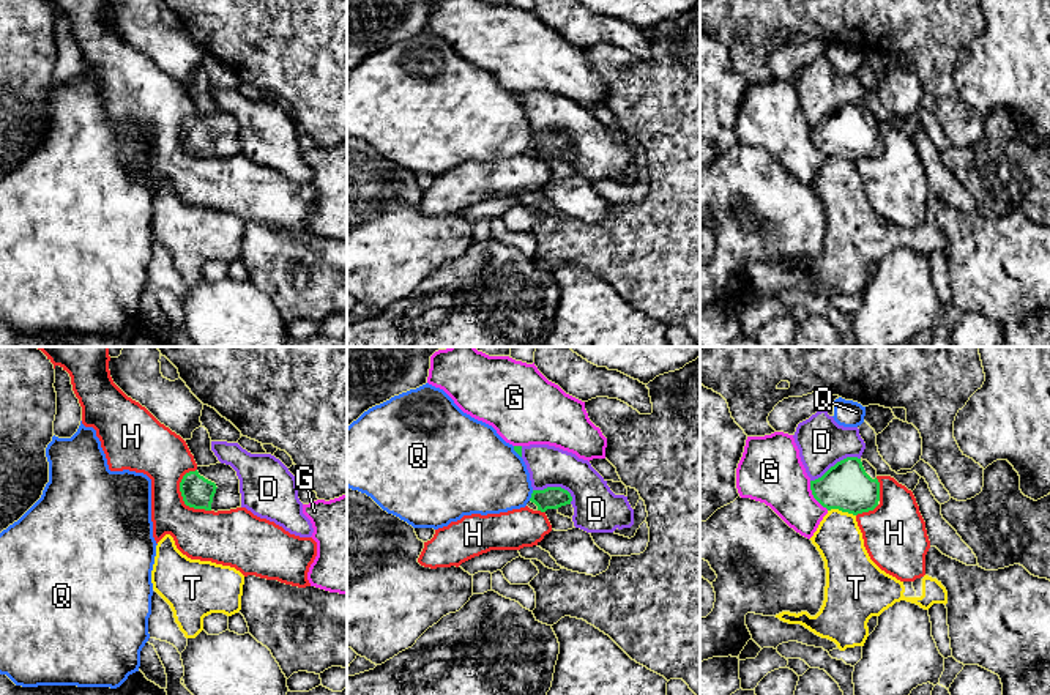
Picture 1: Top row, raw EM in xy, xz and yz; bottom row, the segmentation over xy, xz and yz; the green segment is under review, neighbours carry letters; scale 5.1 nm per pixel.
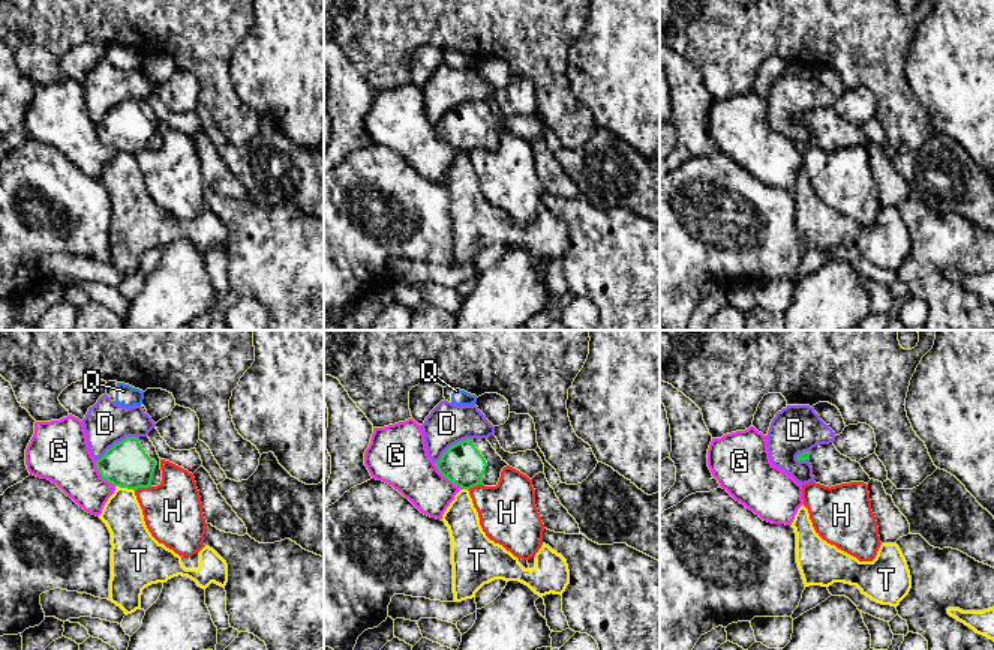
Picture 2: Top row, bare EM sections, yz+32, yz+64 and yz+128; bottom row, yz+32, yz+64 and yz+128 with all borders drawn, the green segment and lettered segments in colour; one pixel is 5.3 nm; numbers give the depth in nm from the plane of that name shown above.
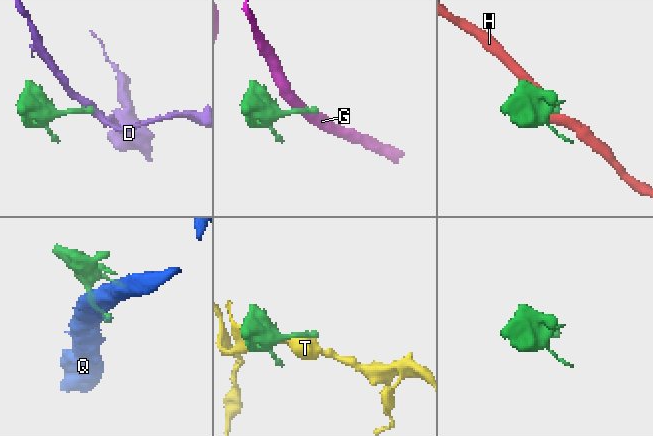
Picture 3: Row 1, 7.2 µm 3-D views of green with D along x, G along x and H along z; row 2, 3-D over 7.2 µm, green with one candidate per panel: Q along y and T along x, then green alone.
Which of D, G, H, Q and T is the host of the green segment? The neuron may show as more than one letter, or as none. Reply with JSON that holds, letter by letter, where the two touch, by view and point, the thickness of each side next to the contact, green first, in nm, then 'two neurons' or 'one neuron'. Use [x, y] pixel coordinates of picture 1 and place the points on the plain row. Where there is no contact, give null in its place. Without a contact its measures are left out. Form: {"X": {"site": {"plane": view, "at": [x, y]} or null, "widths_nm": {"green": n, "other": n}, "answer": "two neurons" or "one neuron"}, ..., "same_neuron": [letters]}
{"D": {"site": {"plane": "yz", "at": [836, 111]}, "widths_nm": {"green": 240, "other": 240}, "answer": "two neurons"}, "G": {"site": {"plane": "yz", "at": [814, 144]}, "widths_nm": {"green": 240, "other": 320}, "answer": "two neurons"}, "H": {"site": {"plane": "xy", "at": [183, 147]}, "widths_nm": {"green": 160, "other": 260}, "answer": "two neurons"}, "Q": {"site": {"plane": "xz", "at": [532, 142]}, "widths_nm": {"green": 110, "other": 380}, "answer": "two neurons"}, "T": {"site": {"plane": "yz", "at": [842, 158]}, "widths_nm": {"green": 240, "other": 240}, "answer": "two neurons"}, "same_neuron": []}

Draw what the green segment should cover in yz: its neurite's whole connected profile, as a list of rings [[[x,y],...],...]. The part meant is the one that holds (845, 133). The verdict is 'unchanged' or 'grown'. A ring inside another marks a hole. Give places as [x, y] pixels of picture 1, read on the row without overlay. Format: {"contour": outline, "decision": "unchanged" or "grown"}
{"contour": [[[858,104],[837,109],[821,125],[810,128],[810,137],[828,158],[839,156],[858,162],[880,151],[877,117]]], "decision": "grown"}

